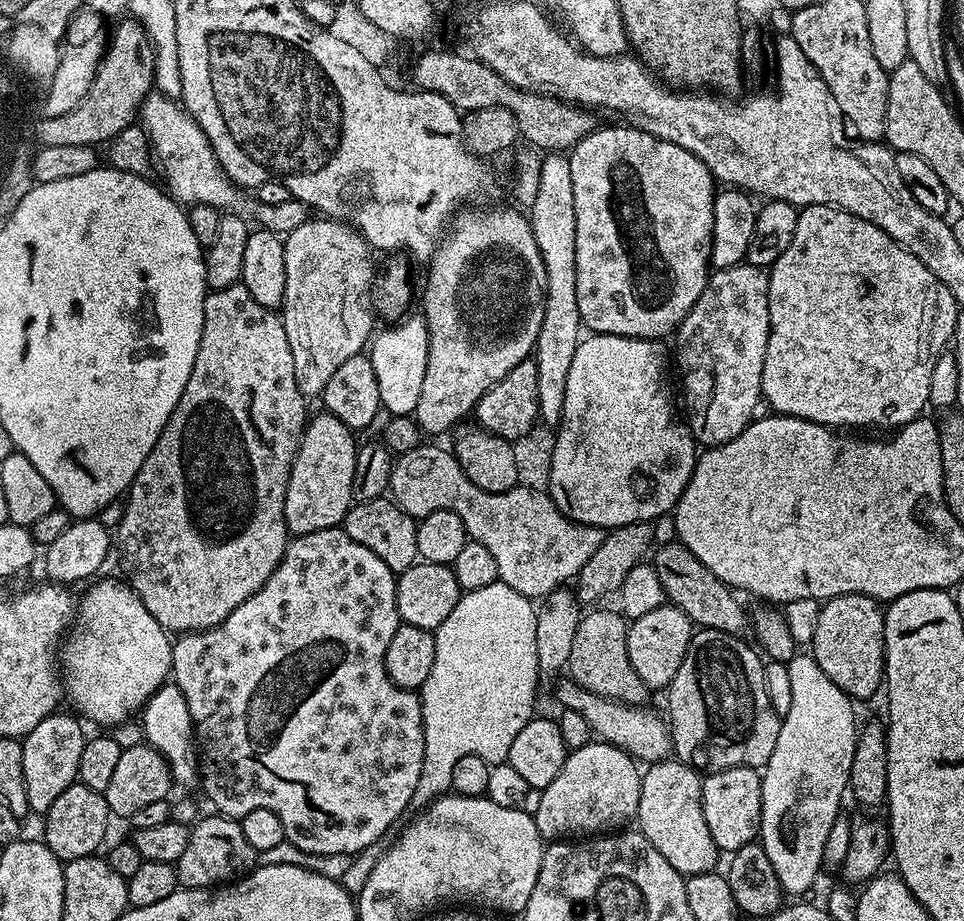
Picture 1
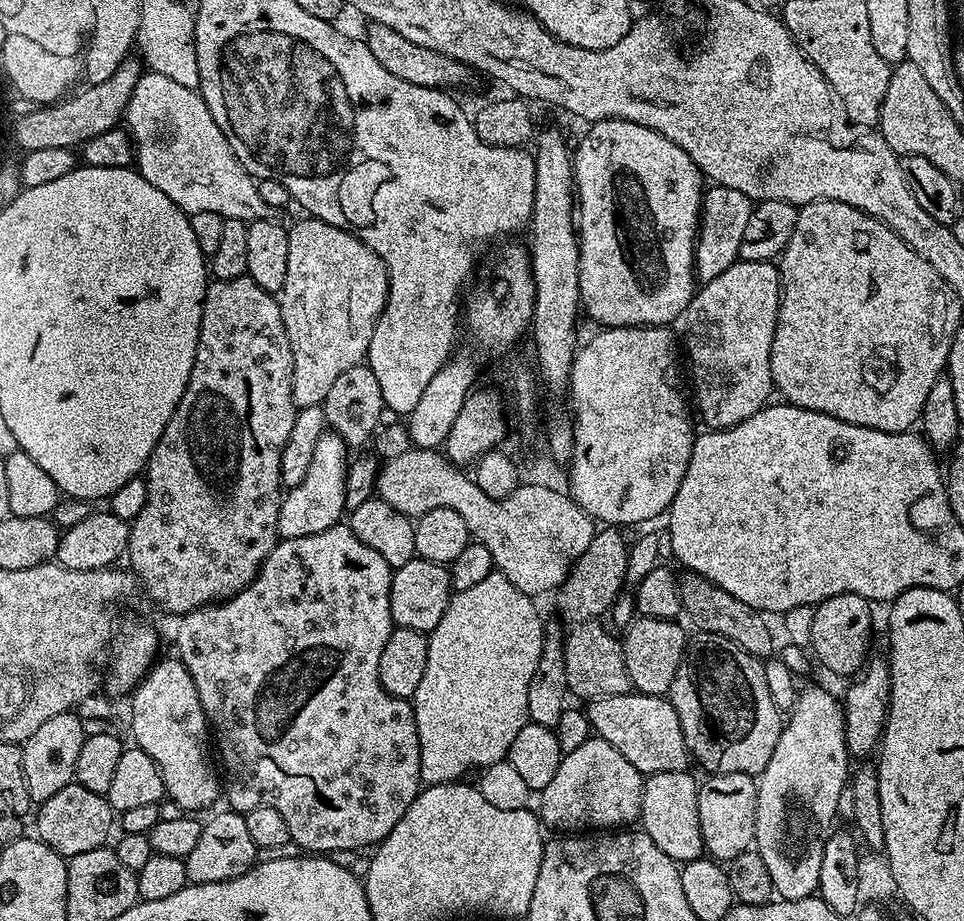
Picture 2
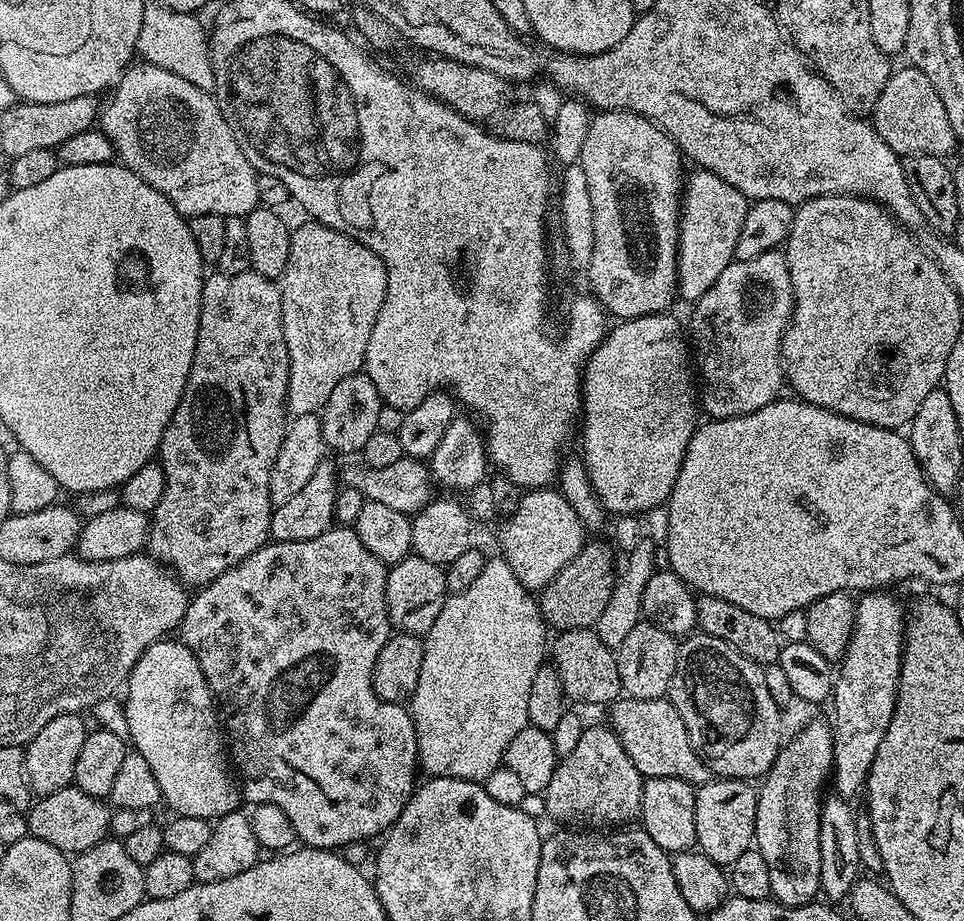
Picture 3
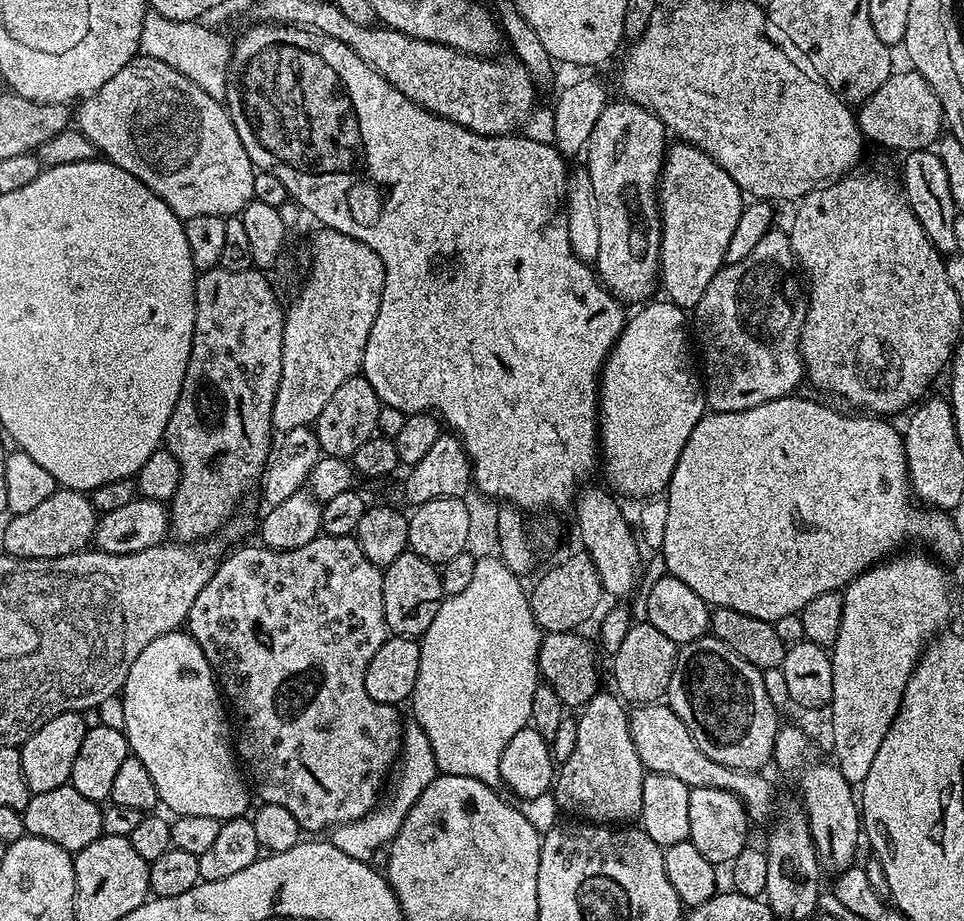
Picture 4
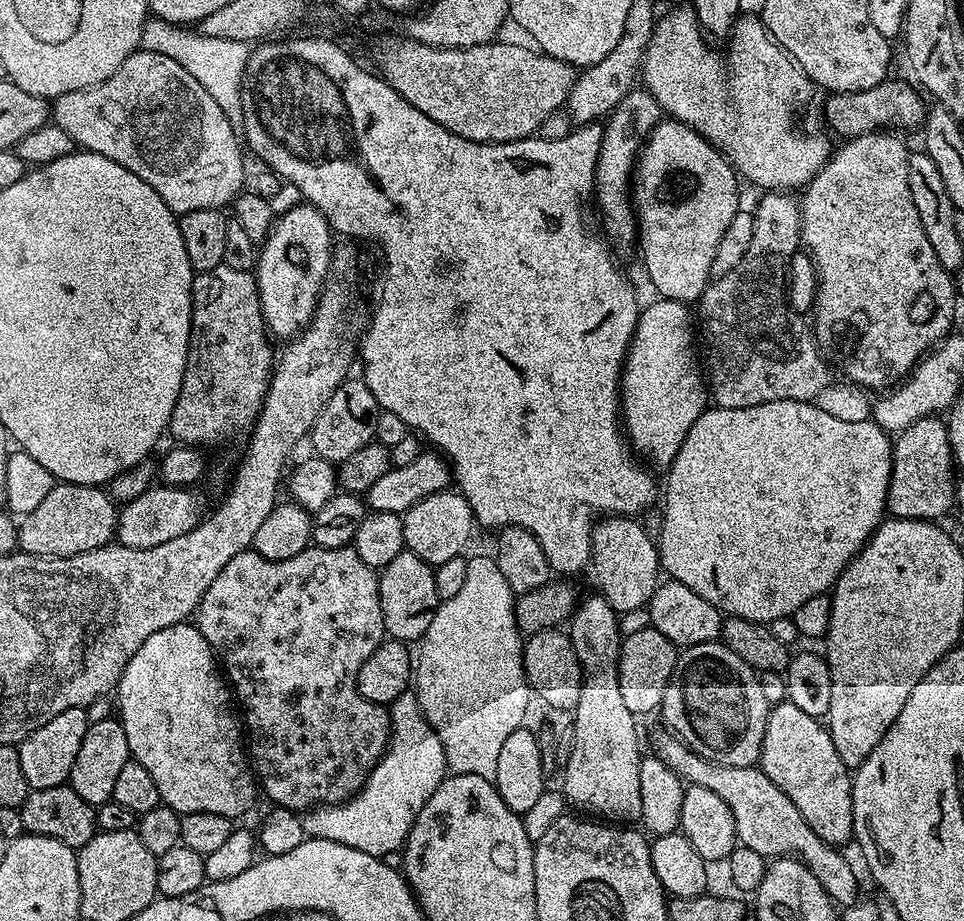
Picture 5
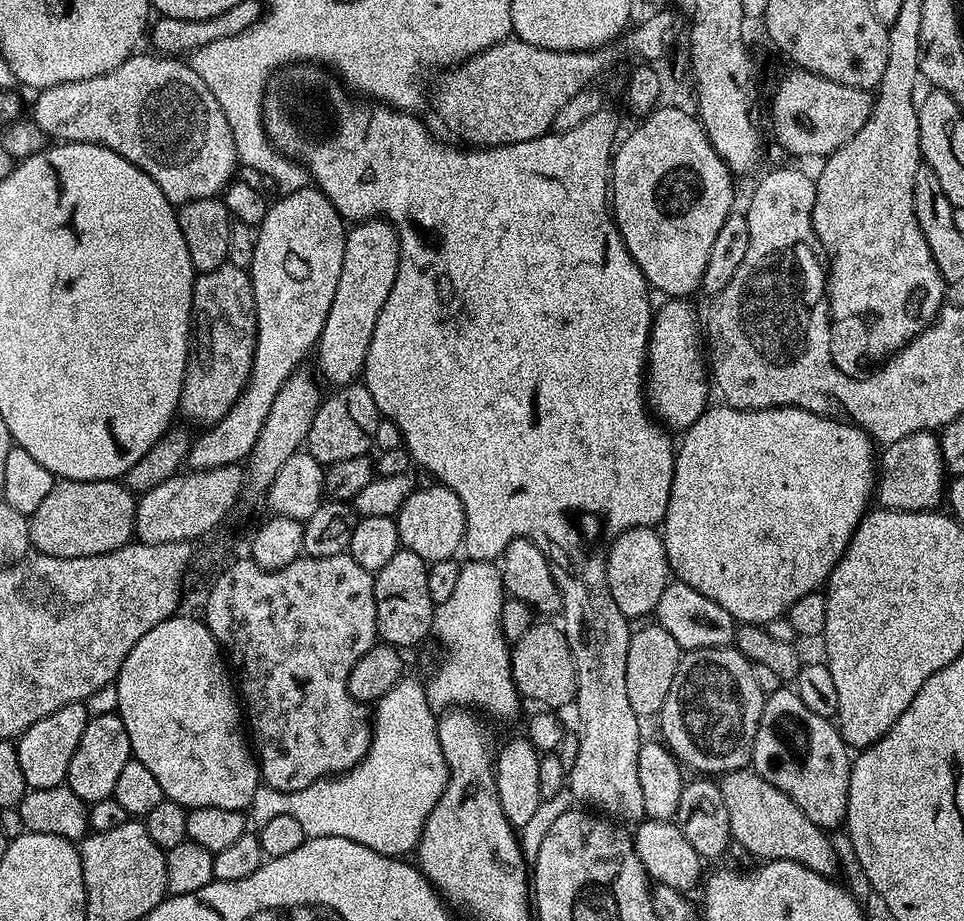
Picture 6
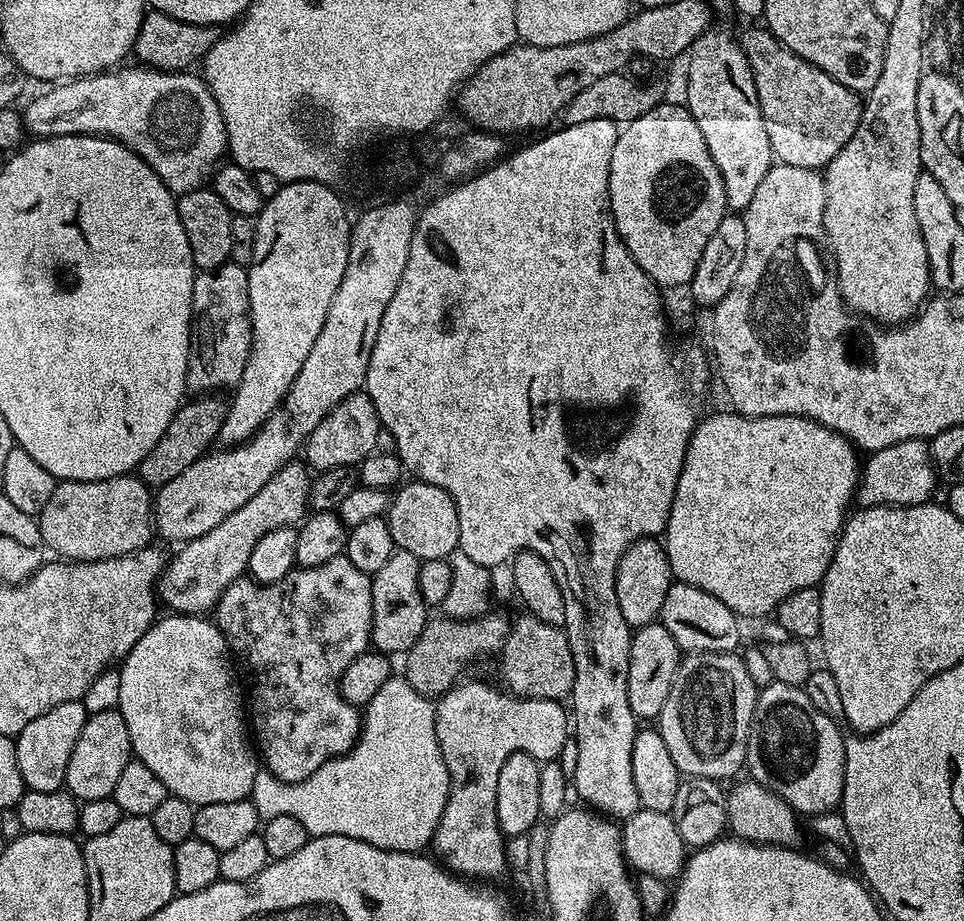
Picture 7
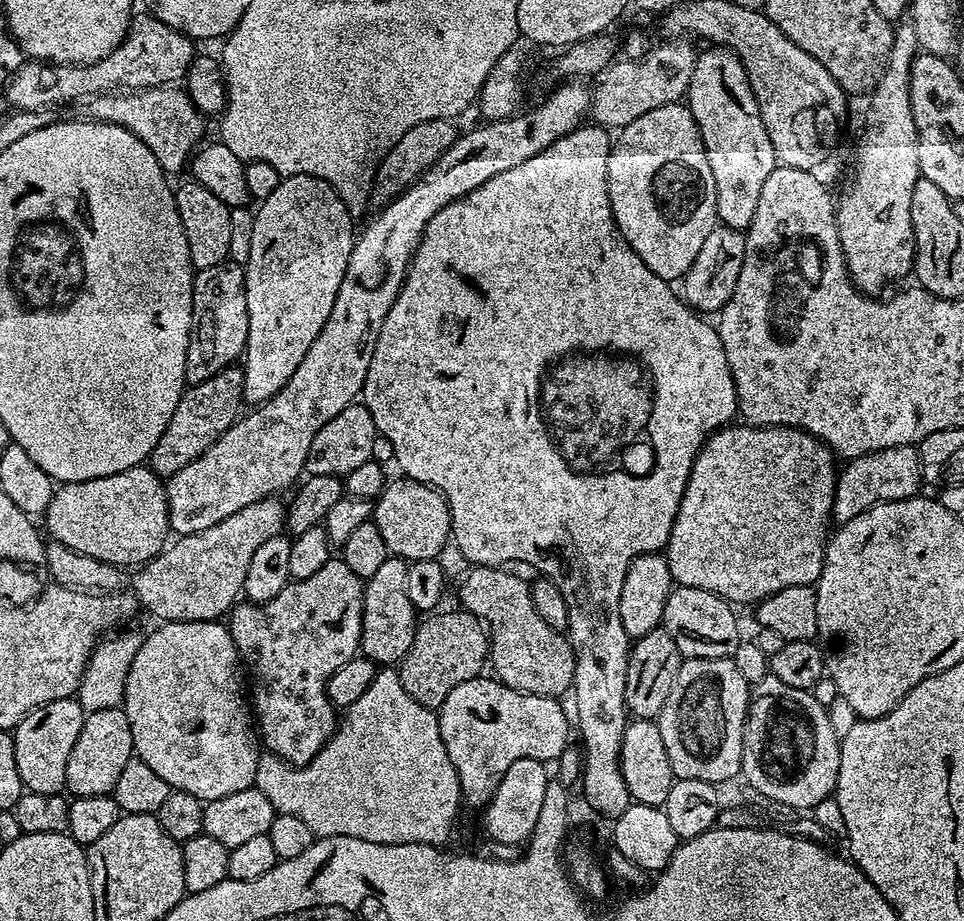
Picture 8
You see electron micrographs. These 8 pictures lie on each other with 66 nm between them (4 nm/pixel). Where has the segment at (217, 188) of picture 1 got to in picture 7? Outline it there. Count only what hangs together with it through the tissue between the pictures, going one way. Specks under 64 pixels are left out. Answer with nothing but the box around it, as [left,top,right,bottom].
[22,66,228,194]

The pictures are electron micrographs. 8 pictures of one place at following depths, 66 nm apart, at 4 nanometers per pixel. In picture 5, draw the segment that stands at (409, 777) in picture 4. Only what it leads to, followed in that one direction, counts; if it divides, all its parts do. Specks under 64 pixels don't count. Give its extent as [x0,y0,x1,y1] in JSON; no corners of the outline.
[303,691,449,858]

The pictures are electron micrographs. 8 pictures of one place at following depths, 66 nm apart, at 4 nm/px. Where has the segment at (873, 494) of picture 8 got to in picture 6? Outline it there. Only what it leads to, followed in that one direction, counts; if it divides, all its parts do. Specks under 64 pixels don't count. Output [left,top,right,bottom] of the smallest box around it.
[874,431,946,512]

